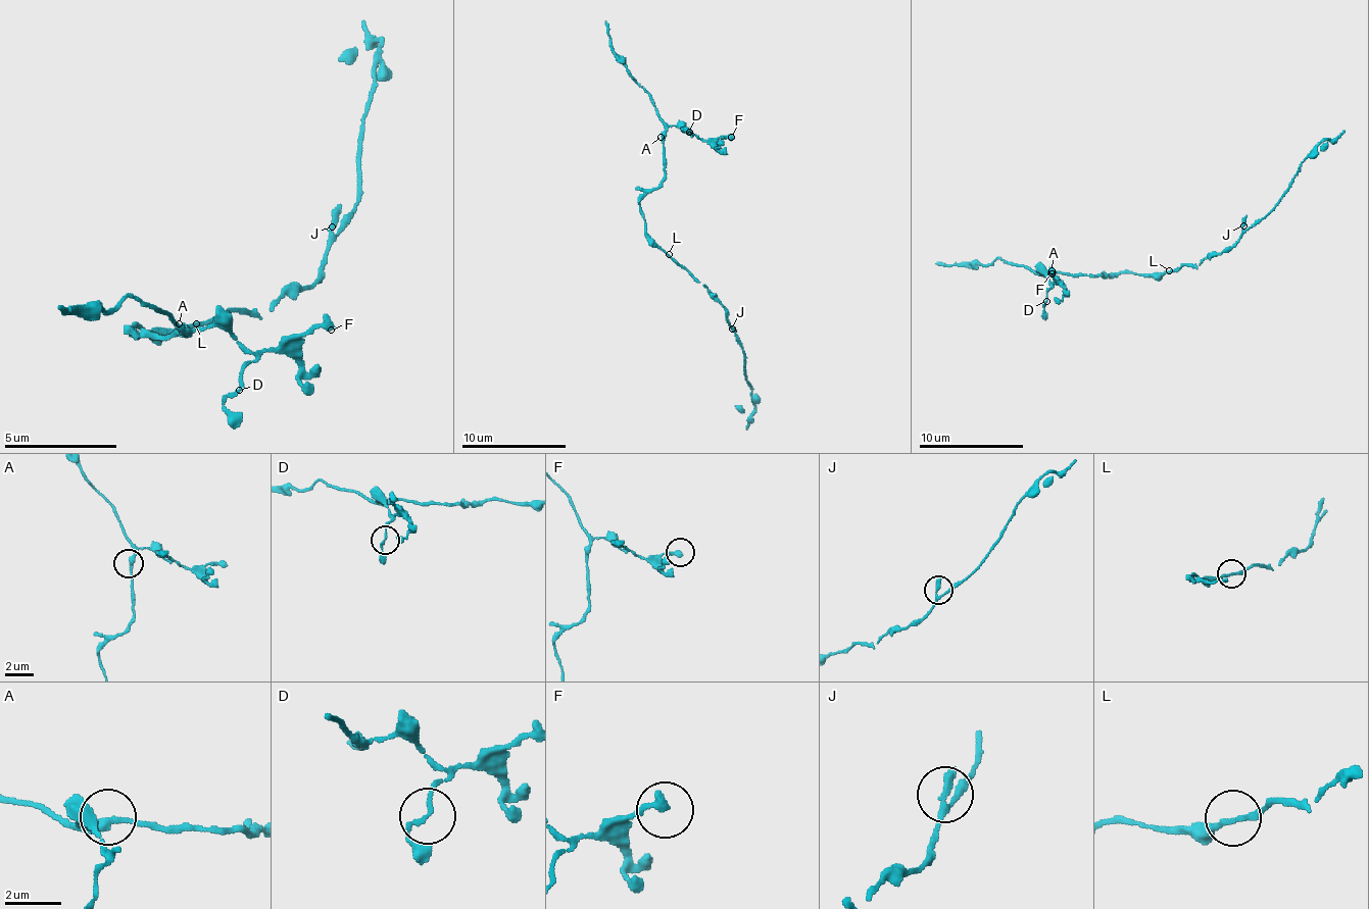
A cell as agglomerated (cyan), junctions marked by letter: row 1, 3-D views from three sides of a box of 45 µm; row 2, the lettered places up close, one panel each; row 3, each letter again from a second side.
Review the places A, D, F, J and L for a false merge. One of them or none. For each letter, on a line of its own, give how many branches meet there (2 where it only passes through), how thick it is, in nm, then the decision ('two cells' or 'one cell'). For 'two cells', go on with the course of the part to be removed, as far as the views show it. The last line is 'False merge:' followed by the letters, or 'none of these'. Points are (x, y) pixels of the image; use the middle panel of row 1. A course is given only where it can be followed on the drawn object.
A: 2 branches meet; 240 nm thick; one cell
D: 2 branches meet; 130 nm thick; one cell
F: 1 branches meet; 360 nm thick; one cell
J: 2 branches meet; 240 nm thick; one cell
L: 2 branches meet; 150 nm thick; one cell
False merge: none of these

